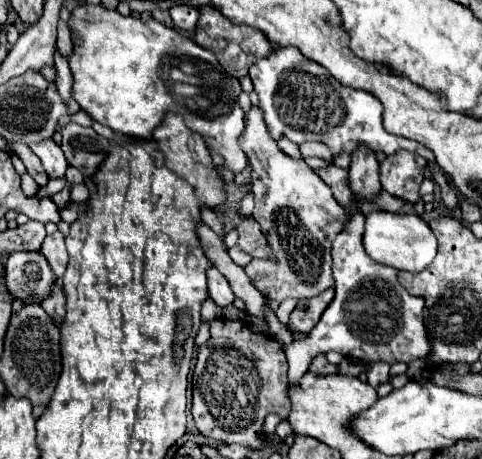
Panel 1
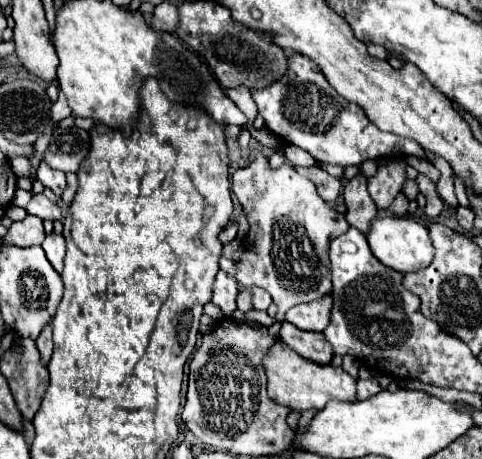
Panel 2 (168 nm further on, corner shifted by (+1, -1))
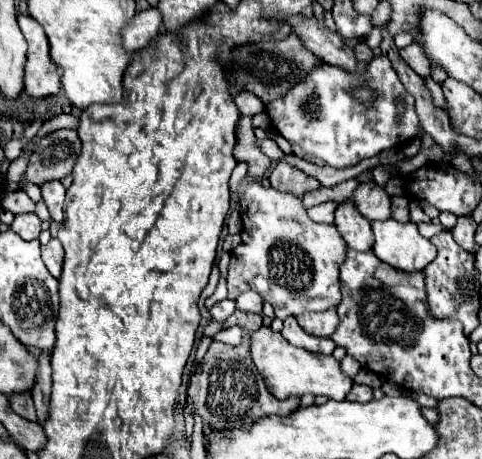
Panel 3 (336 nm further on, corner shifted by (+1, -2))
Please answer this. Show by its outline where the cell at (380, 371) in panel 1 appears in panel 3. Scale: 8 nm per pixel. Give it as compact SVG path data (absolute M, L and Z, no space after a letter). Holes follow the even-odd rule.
M353 384L351 392L345 396L345 400L351 400L351 402L371 402L373 400L373 390L369 386Z

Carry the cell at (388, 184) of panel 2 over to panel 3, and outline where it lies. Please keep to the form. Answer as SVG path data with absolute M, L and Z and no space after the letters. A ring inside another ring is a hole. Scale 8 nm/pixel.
M375 182L359 184L347 202L353 202L369 222L391 218L391 196Z

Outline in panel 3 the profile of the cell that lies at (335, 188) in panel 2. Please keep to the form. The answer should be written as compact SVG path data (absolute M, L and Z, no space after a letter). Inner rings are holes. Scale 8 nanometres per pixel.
M279 160L279 162L275 164L275 168L273 168L271 174L269 174L269 182L271 182L271 186L273 186L275 190L291 192L291 194L295 194L295 196L301 196L301 194L305 194L305 192L315 190L315 188L321 186L319 180L307 176L305 172L297 170L295 166L287 164L285 160Z

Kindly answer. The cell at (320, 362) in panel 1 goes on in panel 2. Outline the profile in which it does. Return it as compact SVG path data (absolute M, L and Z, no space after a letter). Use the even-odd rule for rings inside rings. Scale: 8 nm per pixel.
M283 323L279 339L285 341L295 353L299 353L301 357L319 363L319 365L329 365L331 363L331 347L325 341L323 333L309 333L309 331L301 331L297 327L293 327L291 323Z

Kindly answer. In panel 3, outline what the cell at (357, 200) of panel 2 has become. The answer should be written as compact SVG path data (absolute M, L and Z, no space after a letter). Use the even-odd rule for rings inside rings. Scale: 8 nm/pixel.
M345 202L335 210L335 228L351 250L369 252L373 248L375 240L371 232L371 222L365 220L351 202Z

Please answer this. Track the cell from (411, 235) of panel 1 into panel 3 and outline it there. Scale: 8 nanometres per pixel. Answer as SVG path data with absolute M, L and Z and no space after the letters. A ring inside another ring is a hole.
M393 218L371 224L375 234L373 252L385 264L413 272L423 270L437 254L437 248L419 234L417 224L397 222Z

